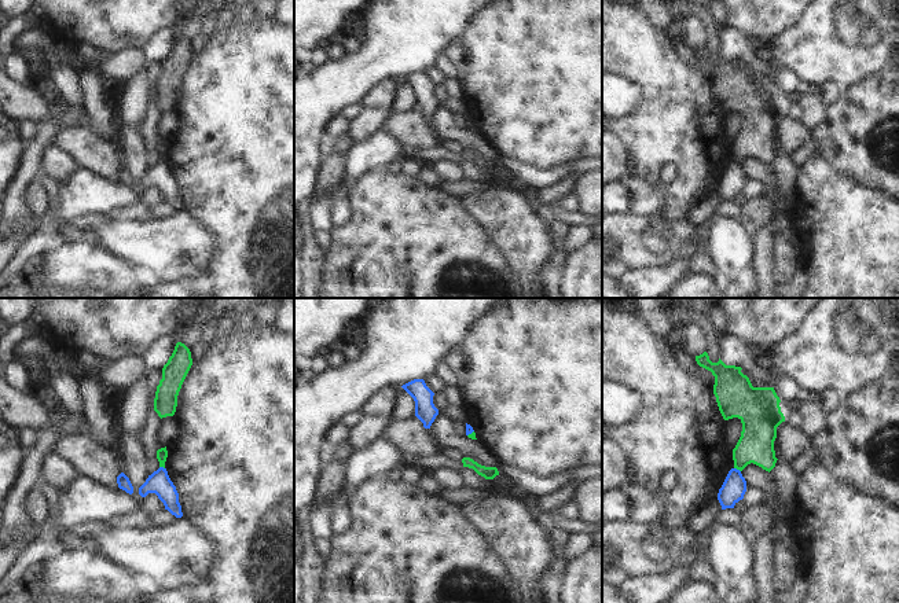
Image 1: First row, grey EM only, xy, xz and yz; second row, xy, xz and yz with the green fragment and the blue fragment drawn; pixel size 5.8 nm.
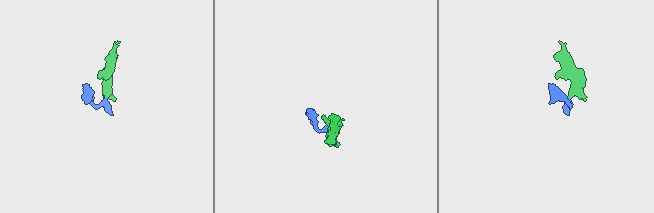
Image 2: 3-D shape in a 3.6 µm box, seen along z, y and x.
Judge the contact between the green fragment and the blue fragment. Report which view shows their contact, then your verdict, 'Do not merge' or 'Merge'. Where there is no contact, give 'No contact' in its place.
Touches green in yz. Do not merge

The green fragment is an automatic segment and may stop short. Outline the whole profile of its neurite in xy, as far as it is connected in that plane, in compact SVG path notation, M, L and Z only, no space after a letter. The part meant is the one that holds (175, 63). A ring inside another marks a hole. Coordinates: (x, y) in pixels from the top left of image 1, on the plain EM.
M177 34L172 48L162 60L162 71L155 84L154 103L161 111L175 107L177 88L191 58L190 41L184 36Z

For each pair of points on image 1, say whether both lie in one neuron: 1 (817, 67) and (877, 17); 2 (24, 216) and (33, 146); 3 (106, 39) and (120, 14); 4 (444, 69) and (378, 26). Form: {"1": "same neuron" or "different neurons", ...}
{"1": "same neuron", "2": "same neuron", "3": "same neuron", "4": "different neurons"}

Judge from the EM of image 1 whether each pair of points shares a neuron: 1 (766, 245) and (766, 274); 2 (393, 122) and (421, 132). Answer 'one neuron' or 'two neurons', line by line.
1: one neuron
2: one neuron

